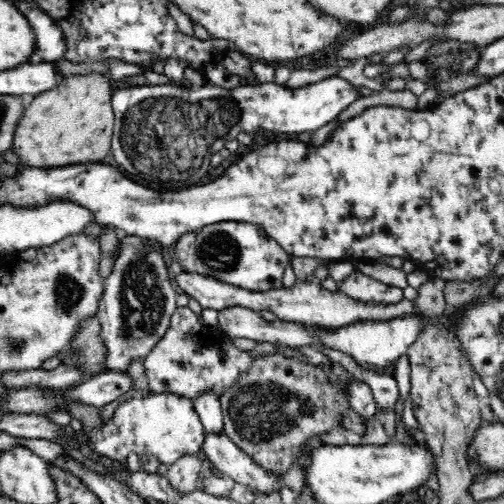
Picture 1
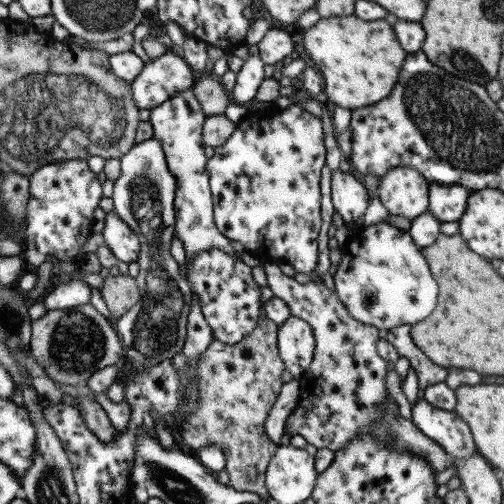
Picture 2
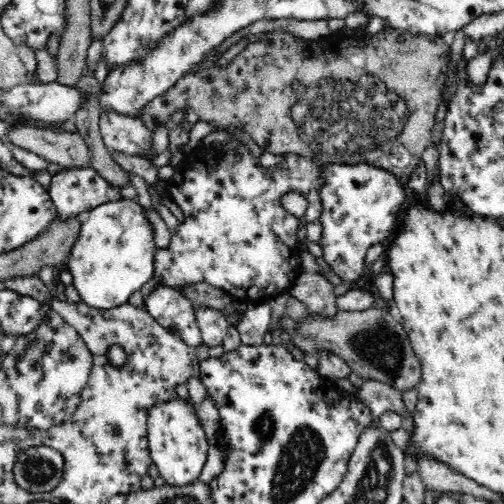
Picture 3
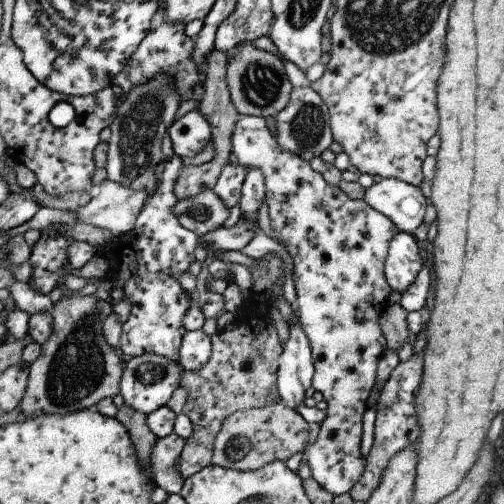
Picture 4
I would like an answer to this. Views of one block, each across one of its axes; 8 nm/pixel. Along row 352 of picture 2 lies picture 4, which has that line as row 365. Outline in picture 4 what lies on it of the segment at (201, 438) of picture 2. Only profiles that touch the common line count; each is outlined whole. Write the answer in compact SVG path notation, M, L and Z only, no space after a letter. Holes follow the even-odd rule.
M267 254L255 262L257 266L251 268L255 288L247 298L249 310L235 312L235 328L219 330L211 336L213 356L199 372L185 370L181 386L189 392L189 398L183 406L183 414L187 414L195 424L195 434L191 440L187 440L181 458L181 472L185 478L193 478L213 464L217 436L221 434L227 418L231 418L235 412L267 408L283 402L279 390L279 368L285 348L281 348L277 320L271 318L271 308L277 302L273 288L285 284L285 264L277 254Z

